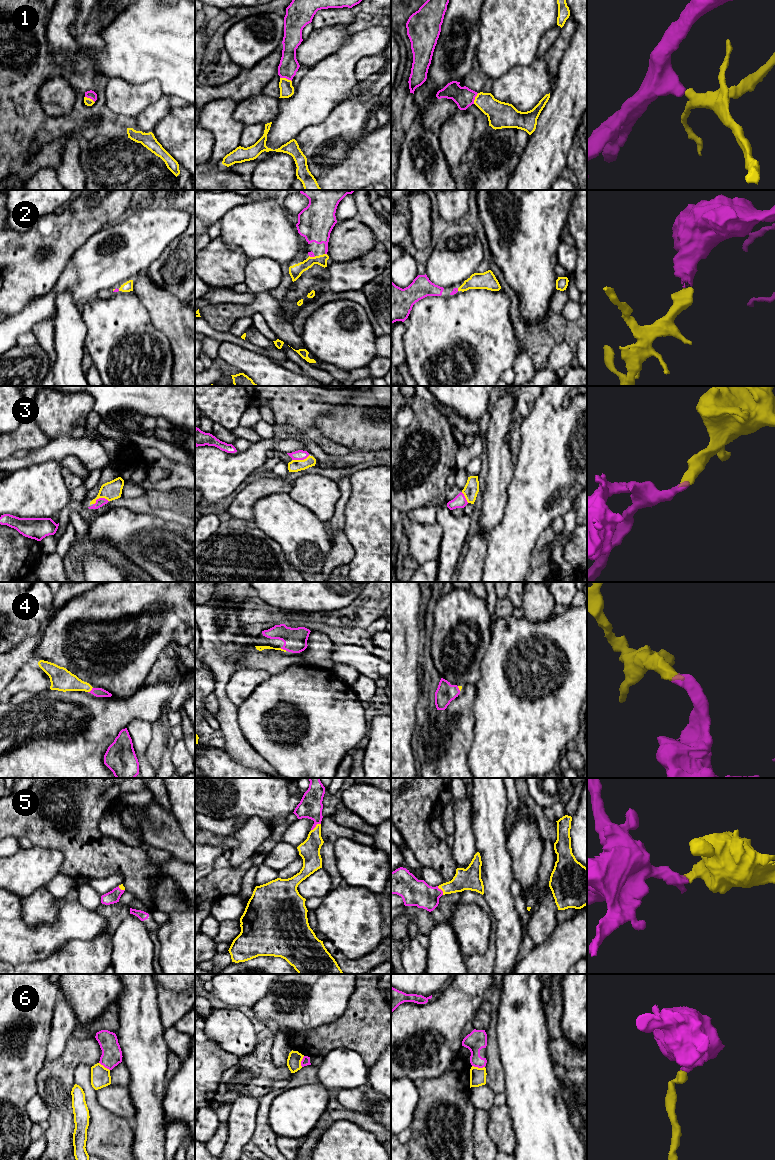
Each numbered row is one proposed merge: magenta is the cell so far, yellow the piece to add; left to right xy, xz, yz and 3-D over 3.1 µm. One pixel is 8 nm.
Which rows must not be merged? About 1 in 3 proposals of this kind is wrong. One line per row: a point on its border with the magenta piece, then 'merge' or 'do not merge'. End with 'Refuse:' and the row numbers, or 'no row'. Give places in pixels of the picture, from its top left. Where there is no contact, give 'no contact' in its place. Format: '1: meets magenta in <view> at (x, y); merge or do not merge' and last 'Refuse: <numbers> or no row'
1: meets magenta in xz at (286, 78); merge
2: meets magenta in xz at (312, 256); merge
3: meets magenta in xy at (100, 498); merge
4: meets magenta in xy at (91, 690); merge
5: meets magenta in xz at (315, 826); merge
6: meets magenta in yz at (478, 1067); do not merge
Refuse: 6

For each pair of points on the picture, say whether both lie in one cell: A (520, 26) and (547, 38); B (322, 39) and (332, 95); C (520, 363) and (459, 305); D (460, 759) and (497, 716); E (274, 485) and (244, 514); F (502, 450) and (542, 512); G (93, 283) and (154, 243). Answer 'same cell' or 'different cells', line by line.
A: different cells
B: different cells
C: different cells
D: different cells
E: same cell
F: different cells
G: same cell

